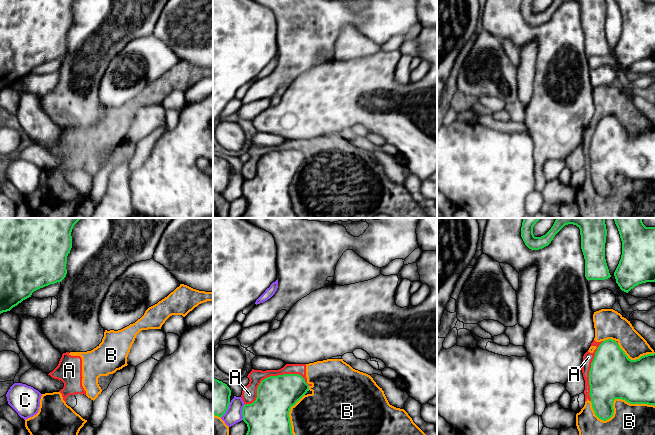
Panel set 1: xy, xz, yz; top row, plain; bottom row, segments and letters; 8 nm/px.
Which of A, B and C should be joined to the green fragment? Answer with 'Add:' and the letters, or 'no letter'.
Add: no letter

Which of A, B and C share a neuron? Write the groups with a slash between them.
A B / C

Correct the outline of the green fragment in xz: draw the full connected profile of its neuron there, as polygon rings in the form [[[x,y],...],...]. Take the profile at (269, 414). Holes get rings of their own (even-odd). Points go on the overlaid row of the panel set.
[[[299,374],[270,376],[261,381],[257,388],[257,398],[242,409],[243,421],[247,424],[246,435],[293,435],[289,412],[307,392],[309,385]]]

